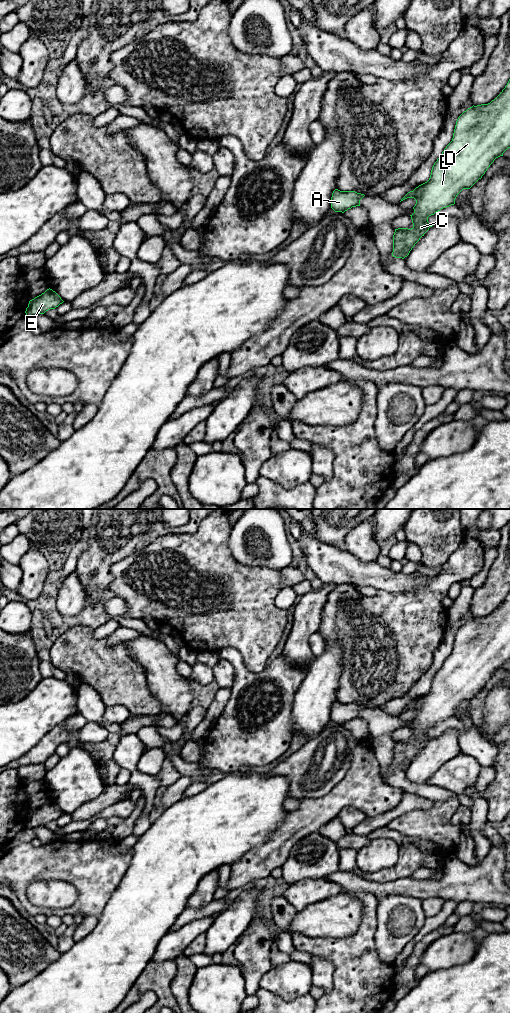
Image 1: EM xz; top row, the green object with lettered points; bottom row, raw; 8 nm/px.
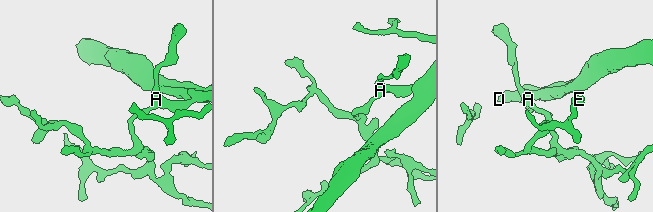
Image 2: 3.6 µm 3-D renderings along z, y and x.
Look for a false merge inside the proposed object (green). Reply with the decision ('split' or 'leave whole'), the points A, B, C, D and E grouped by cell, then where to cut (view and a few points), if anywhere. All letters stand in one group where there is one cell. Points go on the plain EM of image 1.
split; groups A E / B C D; cut xz (414, 702), (411, 709)

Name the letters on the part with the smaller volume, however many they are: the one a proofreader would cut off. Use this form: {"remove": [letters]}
{"remove": ["A", "E"]}

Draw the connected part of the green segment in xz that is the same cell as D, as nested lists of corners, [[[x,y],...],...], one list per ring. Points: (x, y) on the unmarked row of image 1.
[[[510,591],[502,604],[490,615],[472,618],[457,631],[452,653],[434,675],[427,694],[414,701],[416,716],[411,728],[413,739],[395,741],[392,768],[407,769],[429,742],[428,729],[443,720],[455,716],[457,707],[463,701],[470,701],[485,686],[494,672],[510,660]]]

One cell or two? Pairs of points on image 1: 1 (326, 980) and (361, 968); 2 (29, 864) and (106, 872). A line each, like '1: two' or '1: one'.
1: two
2: one

